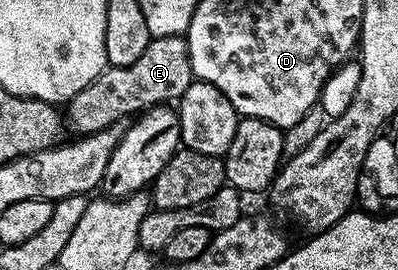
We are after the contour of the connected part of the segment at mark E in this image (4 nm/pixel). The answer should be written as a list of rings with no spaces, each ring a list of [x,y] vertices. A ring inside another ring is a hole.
[[[183,35],[158,37],[151,39],[148,48],[144,50],[139,60],[128,66],[107,65],[106,70],[84,92],[76,92],[76,96],[71,98],[64,106],[64,122],[67,127],[75,130],[75,135],[85,136],[95,134],[101,130],[106,130],[110,126],[119,125],[128,116],[133,117],[142,111],[156,105],[168,104],[181,99],[184,92],[194,81],[191,72],[191,58],[188,54],[188,46]]]

